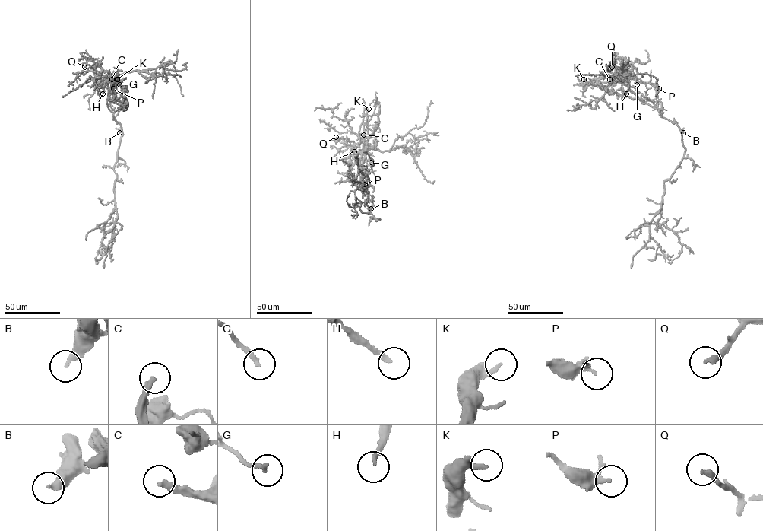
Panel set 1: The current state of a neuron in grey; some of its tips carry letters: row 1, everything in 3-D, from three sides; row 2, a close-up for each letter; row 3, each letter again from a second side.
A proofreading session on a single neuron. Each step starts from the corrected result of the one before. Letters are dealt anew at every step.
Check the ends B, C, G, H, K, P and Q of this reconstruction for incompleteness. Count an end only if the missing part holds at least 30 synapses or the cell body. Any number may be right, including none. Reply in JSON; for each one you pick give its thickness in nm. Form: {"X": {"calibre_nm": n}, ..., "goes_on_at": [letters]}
{"C": {"calibre_nm": 240}, "G": {"calibre_nm": 200}, "goes_on_at": ["C", "G"]}

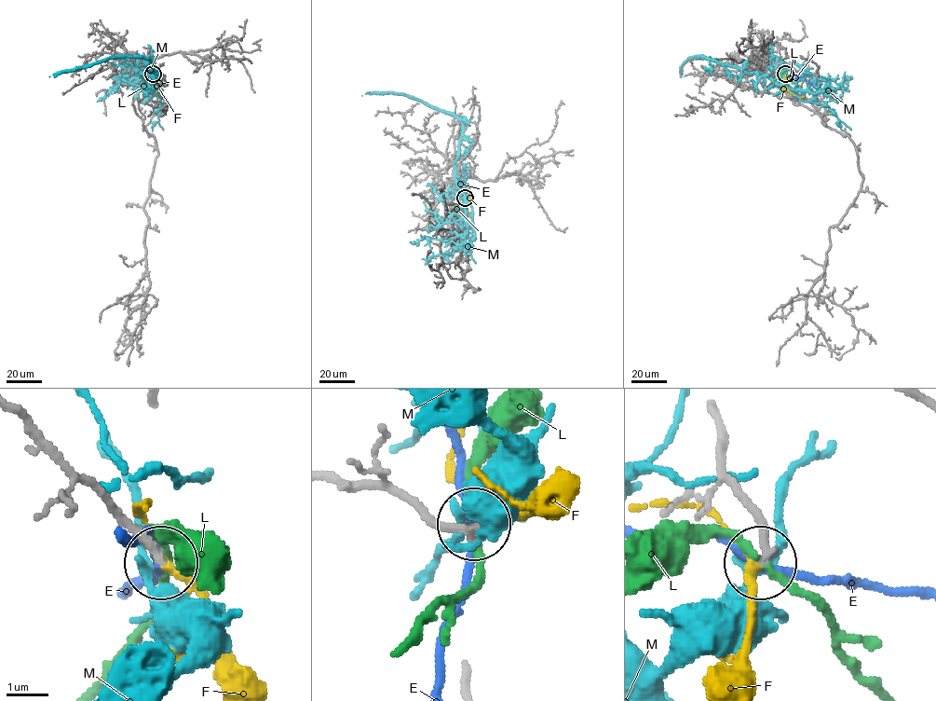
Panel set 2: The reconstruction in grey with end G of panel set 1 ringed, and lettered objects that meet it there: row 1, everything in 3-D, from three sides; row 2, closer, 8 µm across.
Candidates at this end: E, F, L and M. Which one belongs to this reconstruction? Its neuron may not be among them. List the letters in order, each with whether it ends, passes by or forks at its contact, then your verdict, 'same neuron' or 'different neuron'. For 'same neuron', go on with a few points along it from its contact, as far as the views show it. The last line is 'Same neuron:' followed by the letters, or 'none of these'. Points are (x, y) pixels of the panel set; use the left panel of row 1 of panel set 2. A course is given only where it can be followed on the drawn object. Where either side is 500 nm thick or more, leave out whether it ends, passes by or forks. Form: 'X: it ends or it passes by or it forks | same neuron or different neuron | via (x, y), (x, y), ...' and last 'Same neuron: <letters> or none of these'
E: it passes by | different neuron
F: it passes by | same neuron | via (153, 74), (159, 97)
L: it passes by | different neuron
M: it passes by | different neuron
Same neuron: F

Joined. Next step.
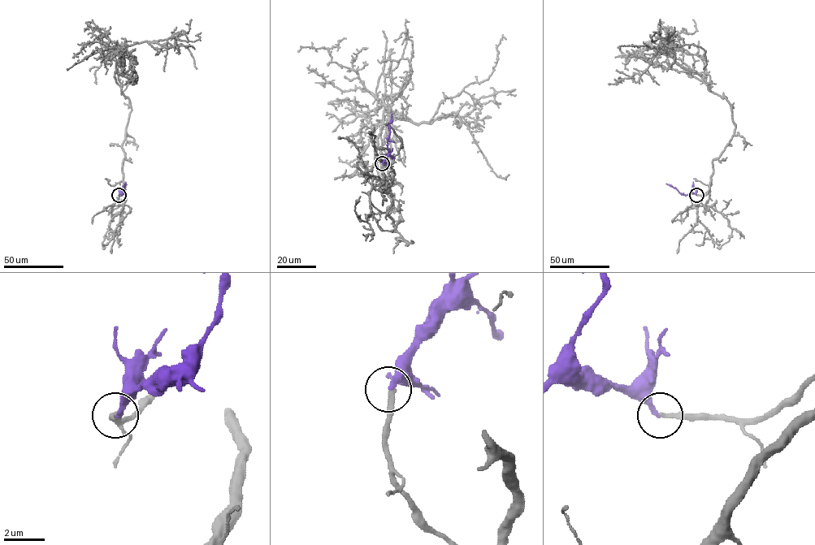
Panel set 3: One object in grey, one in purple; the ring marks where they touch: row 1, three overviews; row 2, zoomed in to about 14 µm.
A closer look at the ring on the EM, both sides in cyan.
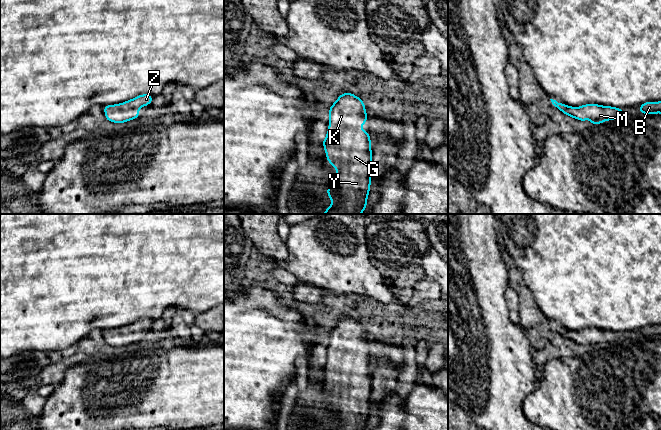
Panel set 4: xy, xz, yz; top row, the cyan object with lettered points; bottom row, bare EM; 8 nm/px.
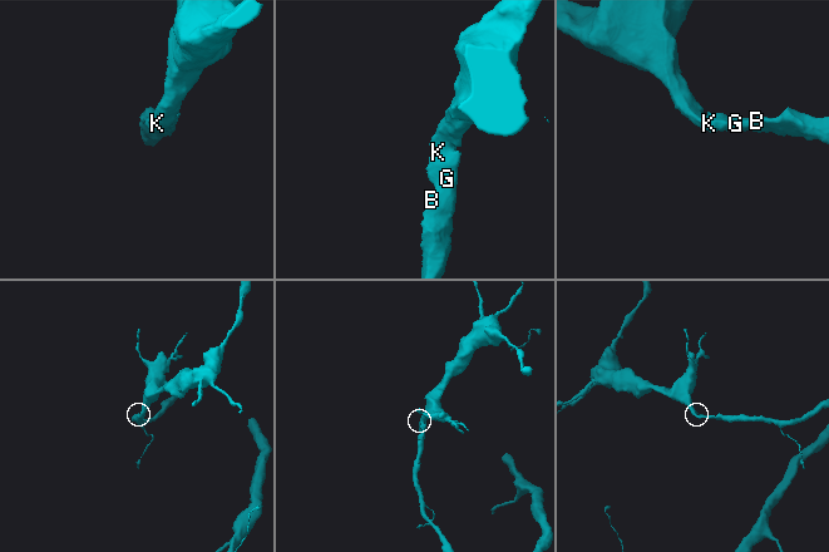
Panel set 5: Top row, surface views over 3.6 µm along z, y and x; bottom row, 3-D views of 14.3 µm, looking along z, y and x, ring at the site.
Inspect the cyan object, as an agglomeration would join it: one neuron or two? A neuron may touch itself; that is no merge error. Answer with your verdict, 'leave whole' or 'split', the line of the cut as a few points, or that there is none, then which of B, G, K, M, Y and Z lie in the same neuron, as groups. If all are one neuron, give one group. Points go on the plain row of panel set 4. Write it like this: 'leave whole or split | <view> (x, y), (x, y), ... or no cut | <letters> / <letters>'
leave whole | no cut | B G K M Y Z

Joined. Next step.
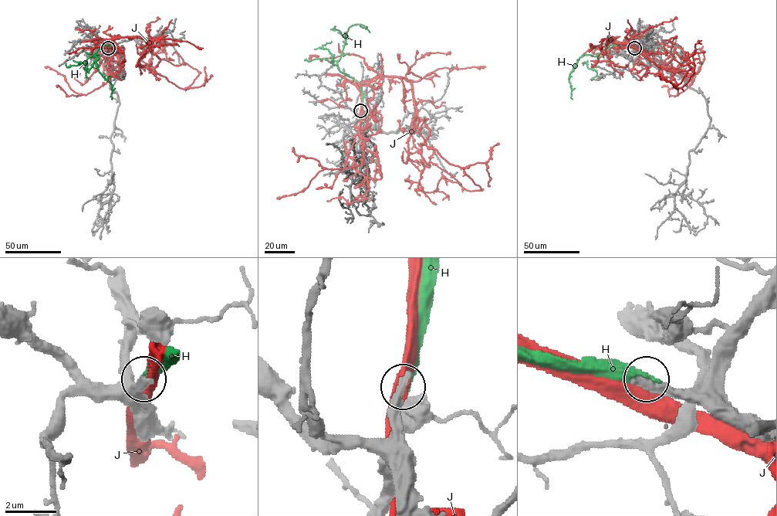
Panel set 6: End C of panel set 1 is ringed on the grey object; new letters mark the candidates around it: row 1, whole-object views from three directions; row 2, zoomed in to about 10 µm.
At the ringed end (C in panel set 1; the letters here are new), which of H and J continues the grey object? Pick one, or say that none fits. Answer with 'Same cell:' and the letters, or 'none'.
Same cell: H

